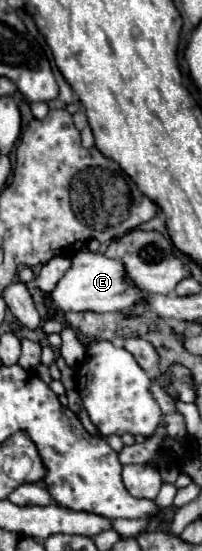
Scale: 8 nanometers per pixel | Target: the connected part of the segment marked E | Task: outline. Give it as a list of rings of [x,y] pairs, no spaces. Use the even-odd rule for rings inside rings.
[[[82,250],[74,254],[70,270],[44,298],[44,306],[56,312],[120,312],[144,302],[140,290],[124,278],[124,266],[118,260],[110,260],[102,252]]]

